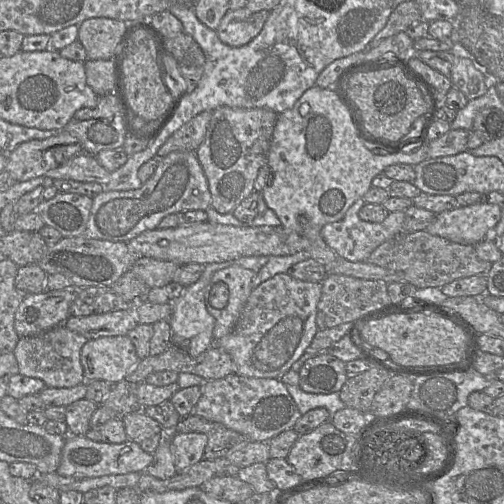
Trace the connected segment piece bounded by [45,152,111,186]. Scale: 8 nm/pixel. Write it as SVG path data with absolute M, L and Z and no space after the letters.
M84 152L58 168L48 171L45 175L49 178L48 183L63 179L77 182L97 182L105 186L111 179L111 173L101 166L95 155Z

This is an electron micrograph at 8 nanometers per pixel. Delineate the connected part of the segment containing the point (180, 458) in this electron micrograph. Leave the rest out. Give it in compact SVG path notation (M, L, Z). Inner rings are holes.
M176 433L171 441L174 464L179 471L186 470L204 459L207 436L203 433Z

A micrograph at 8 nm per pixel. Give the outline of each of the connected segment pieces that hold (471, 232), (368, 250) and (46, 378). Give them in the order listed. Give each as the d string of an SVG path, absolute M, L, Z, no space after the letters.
M481 202L436 214L427 232L446 240L475 246L488 239L501 218L501 206Z
M359 199L347 211L346 215L339 221L326 224L320 233L329 247L343 257L352 262L365 262L370 254L382 243L391 239L389 232L381 223L364 221L359 217L359 210L365 201Z
M64 324L34 336L21 337L13 351L19 374L40 379L51 388L70 388L85 383L81 349L87 340Z

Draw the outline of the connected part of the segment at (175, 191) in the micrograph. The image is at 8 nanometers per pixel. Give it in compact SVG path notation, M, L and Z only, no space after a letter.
M174 151L159 159L156 171L135 190L104 190L93 198L87 229L80 237L112 242L125 242L146 230L158 228L167 215L211 207L211 191L196 152Z

